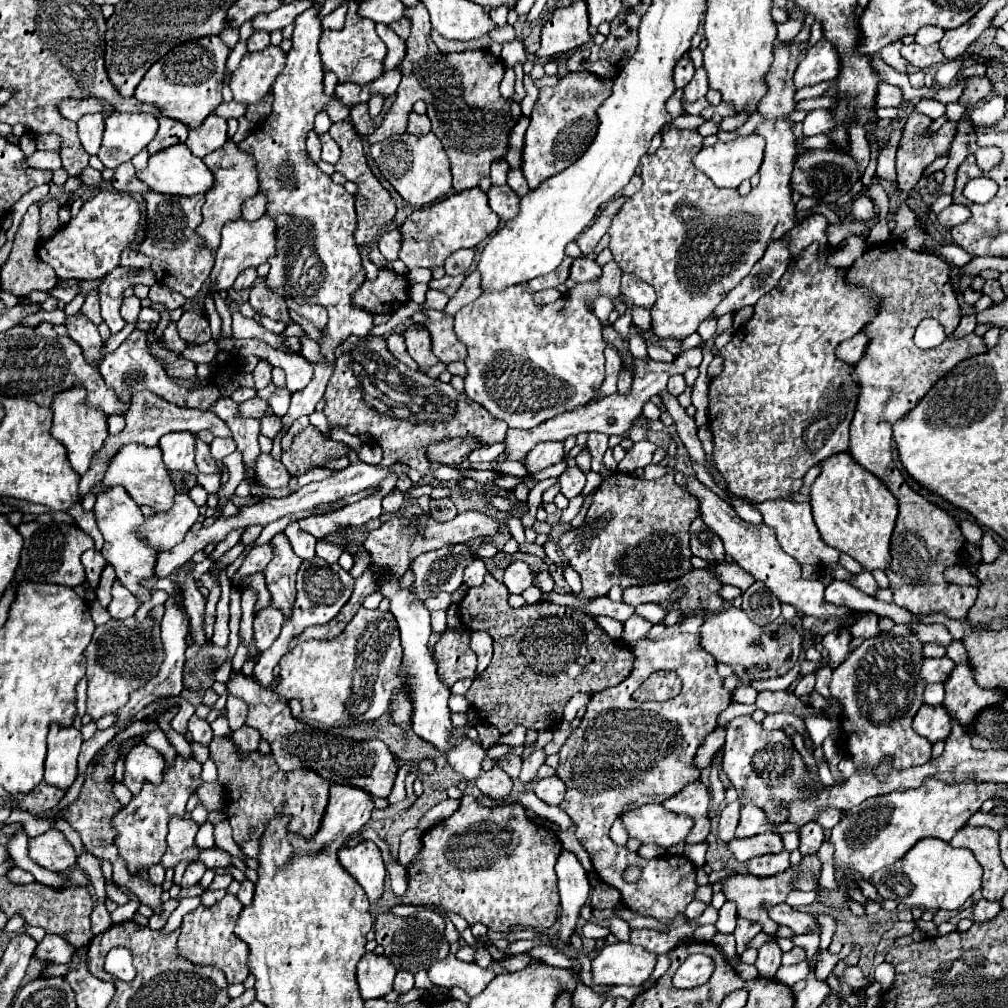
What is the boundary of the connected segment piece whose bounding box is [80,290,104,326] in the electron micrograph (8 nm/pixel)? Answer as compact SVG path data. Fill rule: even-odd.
M92 290L92 292L86 296L80 312L82 312L90 322L94 322L96 326L100 326L100 324L104 322L102 316L100 316L100 302L98 302L98 298L96 298L96 290Z

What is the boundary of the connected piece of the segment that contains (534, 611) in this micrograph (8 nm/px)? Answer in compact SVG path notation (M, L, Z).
M486 574L484 584L472 588L472 590L464 596L464 600L460 602L460 618L462 618L462 624L464 624L464 620L468 622L468 628L470 628L470 630L486 630L486 632L494 638L494 658L492 658L490 666L472 682L472 686L468 688L468 692L466 692L464 696L466 696L466 700L468 700L476 710L480 710L480 716L482 716L488 724L496 726L500 732L510 732L510 730L514 730L516 726L534 728L534 730L554 730L554 728L560 726L560 722L562 722L562 710L564 710L566 702L568 702L576 692L590 692L590 694L594 694L594 692L606 690L606 688L610 688L610 686L616 686L616 684L620 684L620 682L624 682L624 680L628 678L628 674L630 674L630 670L632 670L632 664L634 664L634 652L632 652L624 642L612 640L590 616L586 616L586 614L580 612L580 610L572 610L572 608L568 608L568 606L558 606L558 604L546 602L546 600L540 600L540 602L536 602L536 604L526 604L526 606L522 606L522 608L512 608L512 606L508 604L508 590L506 590L506 586L504 586L502 582L498 582L496 578L492 578L492 574Z

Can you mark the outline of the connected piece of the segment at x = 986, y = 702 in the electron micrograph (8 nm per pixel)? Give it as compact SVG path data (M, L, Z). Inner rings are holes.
M969 663L955 665L948 680L944 682L944 688L946 698L942 706L948 710L948 714L954 714L962 726L968 726L972 722L976 710L1006 700L1006 692L1002 692L1000 688L986 690L978 686Z

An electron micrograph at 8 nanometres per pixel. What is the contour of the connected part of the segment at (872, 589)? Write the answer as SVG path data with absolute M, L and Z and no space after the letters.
M860 572L860 574L856 574L856 580L854 580L852 584L856 584L856 588L864 590L868 596L874 596L874 594L880 590L880 586L876 584L876 580L874 580L874 576L872 576L870 572Z

